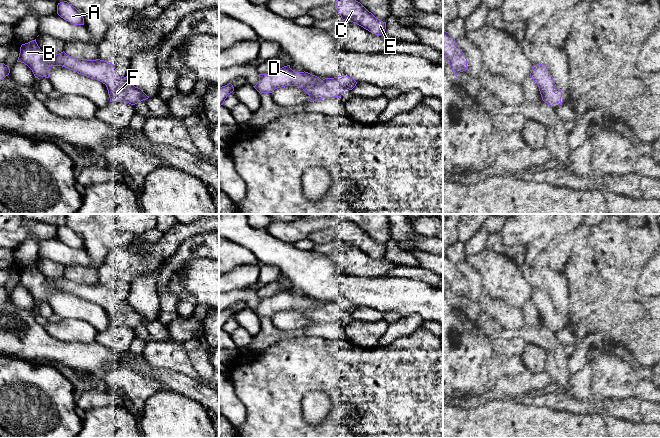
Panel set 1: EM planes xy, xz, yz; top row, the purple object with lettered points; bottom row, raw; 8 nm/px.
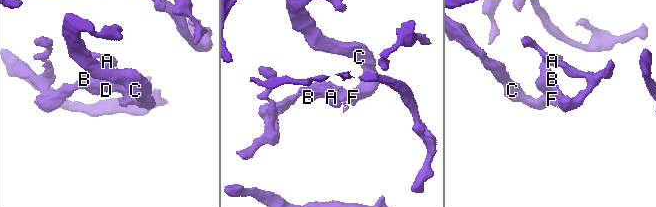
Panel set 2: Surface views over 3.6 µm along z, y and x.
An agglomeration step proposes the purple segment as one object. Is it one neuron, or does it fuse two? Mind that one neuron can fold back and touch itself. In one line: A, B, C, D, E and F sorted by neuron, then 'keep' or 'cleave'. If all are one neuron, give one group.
A B C D E F | keep

